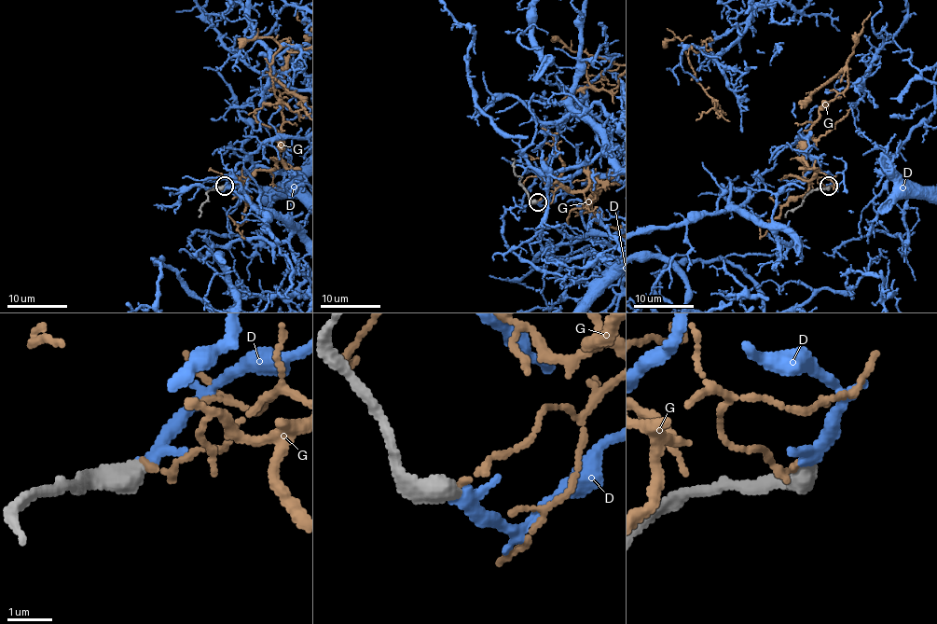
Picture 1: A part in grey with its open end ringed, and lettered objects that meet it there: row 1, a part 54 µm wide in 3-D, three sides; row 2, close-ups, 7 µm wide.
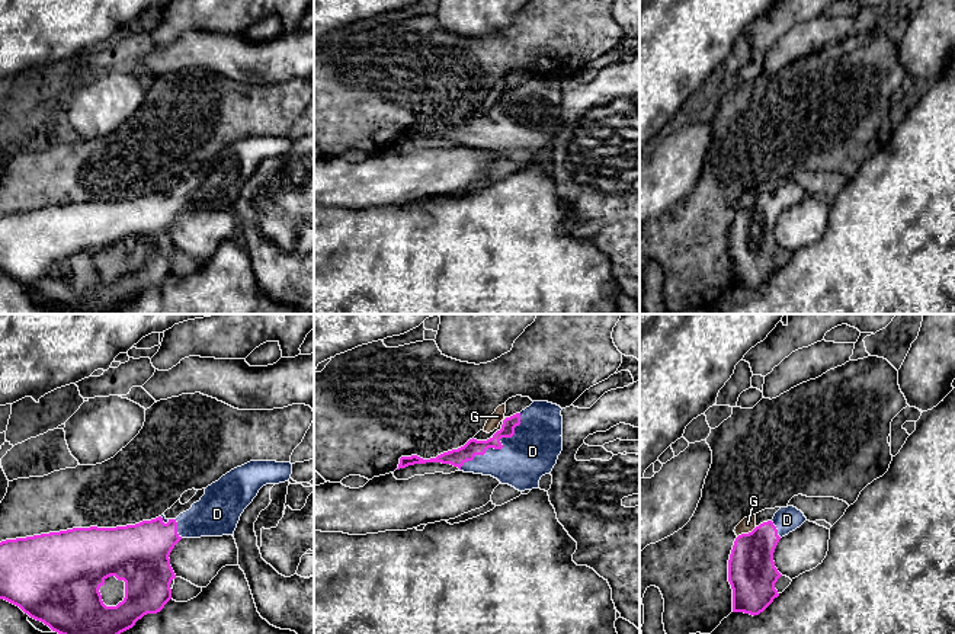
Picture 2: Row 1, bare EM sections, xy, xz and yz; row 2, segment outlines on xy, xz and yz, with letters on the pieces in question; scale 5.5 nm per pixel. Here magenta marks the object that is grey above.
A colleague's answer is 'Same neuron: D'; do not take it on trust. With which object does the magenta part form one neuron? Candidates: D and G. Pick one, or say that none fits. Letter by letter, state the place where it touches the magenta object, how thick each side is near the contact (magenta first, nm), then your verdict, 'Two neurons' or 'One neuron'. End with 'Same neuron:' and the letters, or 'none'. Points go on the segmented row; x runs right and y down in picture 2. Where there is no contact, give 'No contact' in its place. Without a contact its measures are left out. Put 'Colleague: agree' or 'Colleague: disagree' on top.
Colleague: agree
D: Touches magenta at xz (500, 448). Thickness 100 nm (magenta) against 280 nm. One neuron
G: Touches magenta at yz (746, 534). Thickness 260 nm (magenta) against 80 nm. Two neurons
Same neuron: D

